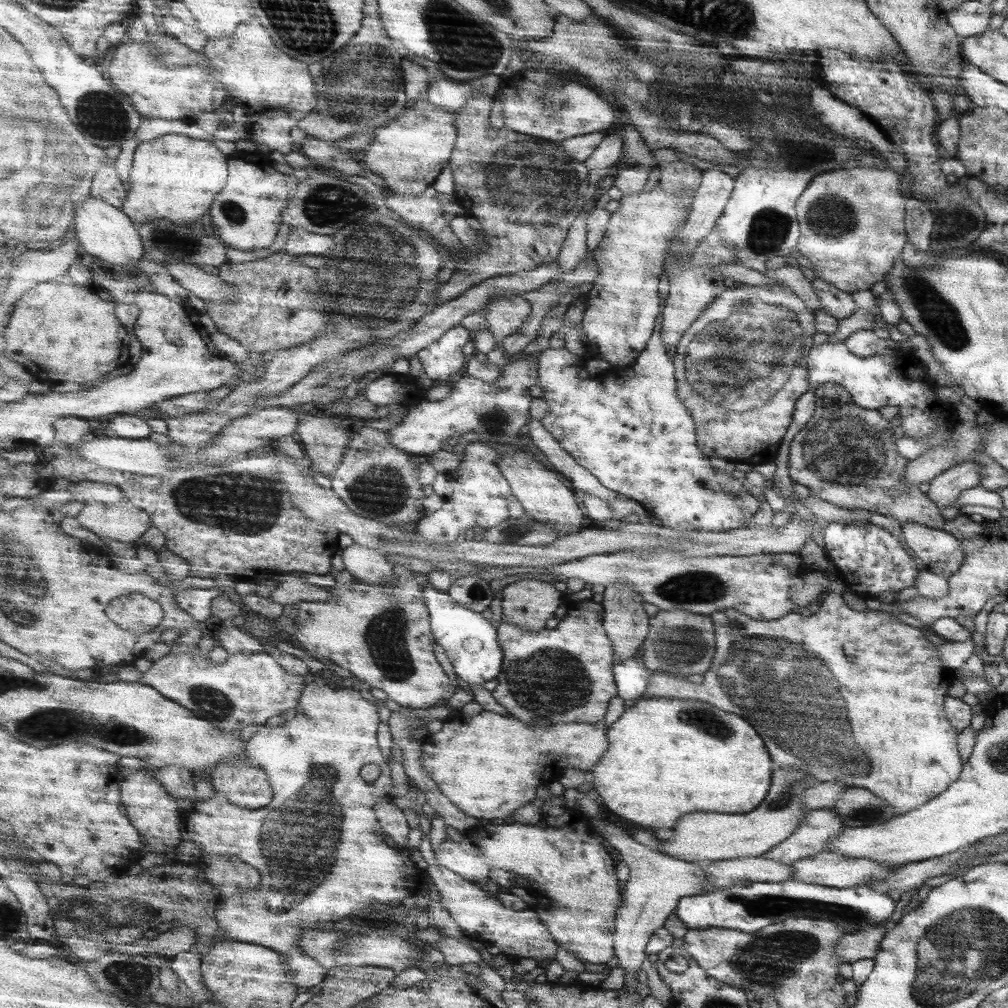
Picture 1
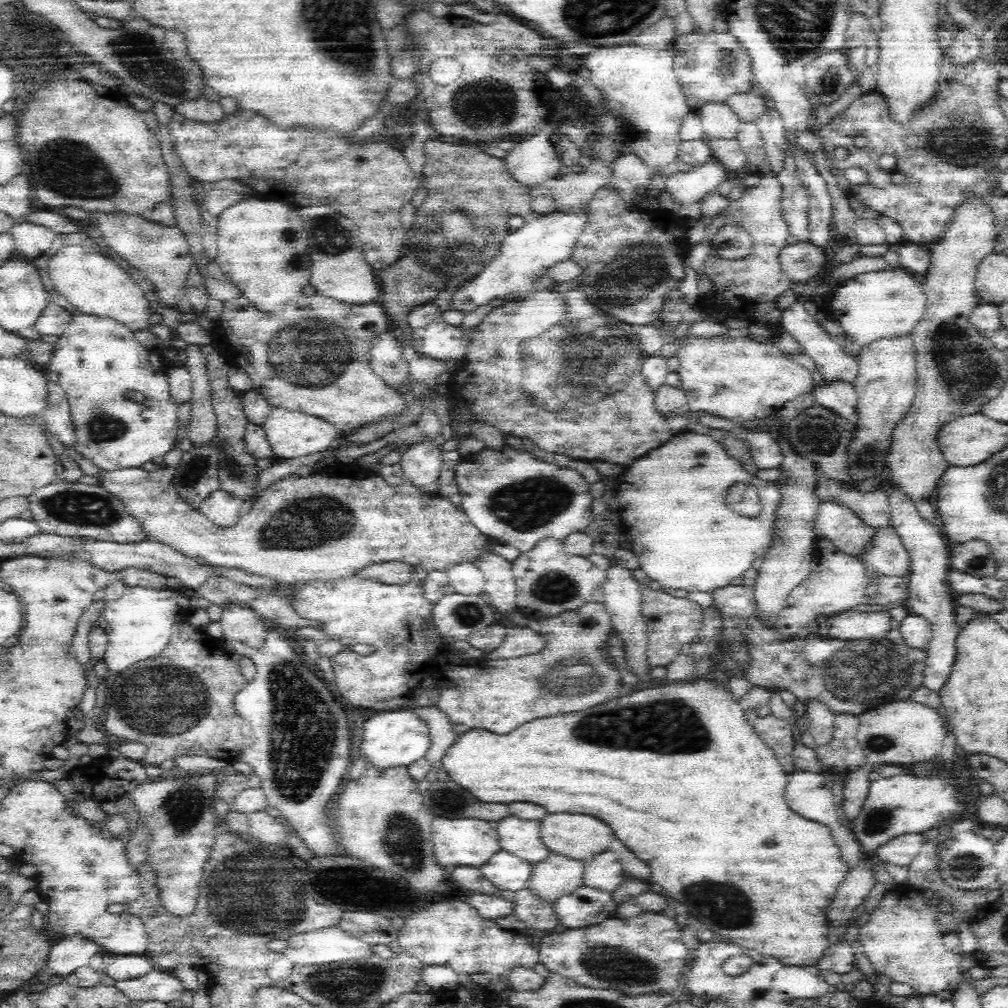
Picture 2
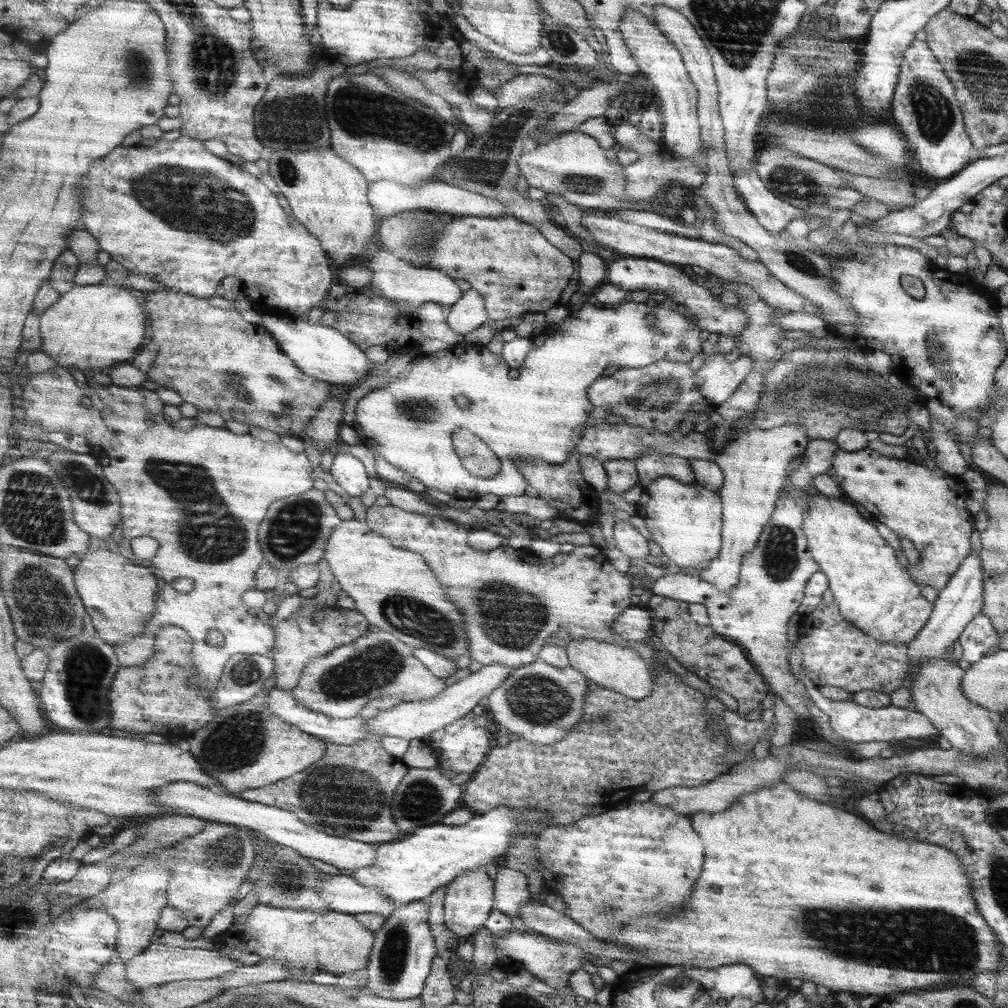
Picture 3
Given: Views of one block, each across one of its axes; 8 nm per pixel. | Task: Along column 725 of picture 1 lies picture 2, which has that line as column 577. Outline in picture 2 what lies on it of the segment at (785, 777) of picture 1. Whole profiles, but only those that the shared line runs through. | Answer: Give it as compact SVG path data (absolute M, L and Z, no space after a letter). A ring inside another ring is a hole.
M546 814L540 822L540 838L544 846L558 856L566 856L572 860L590 862L596 854L608 852L610 844L614 842L614 834L610 834L610 828L600 822L598 818L590 818L588 814Z

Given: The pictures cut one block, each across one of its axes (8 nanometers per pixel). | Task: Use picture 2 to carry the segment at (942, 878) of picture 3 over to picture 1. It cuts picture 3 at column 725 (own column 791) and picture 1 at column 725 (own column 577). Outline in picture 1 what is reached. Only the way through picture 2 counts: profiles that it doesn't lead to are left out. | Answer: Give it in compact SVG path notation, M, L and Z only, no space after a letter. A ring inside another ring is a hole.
M655 698L641 700L609 728L609 750L591 772L591 782L607 810L641 824L645 830L669 828L679 824L679 818L691 812L717 814L747 814L765 802L773 768L761 738L755 730L735 714L697 700Z

